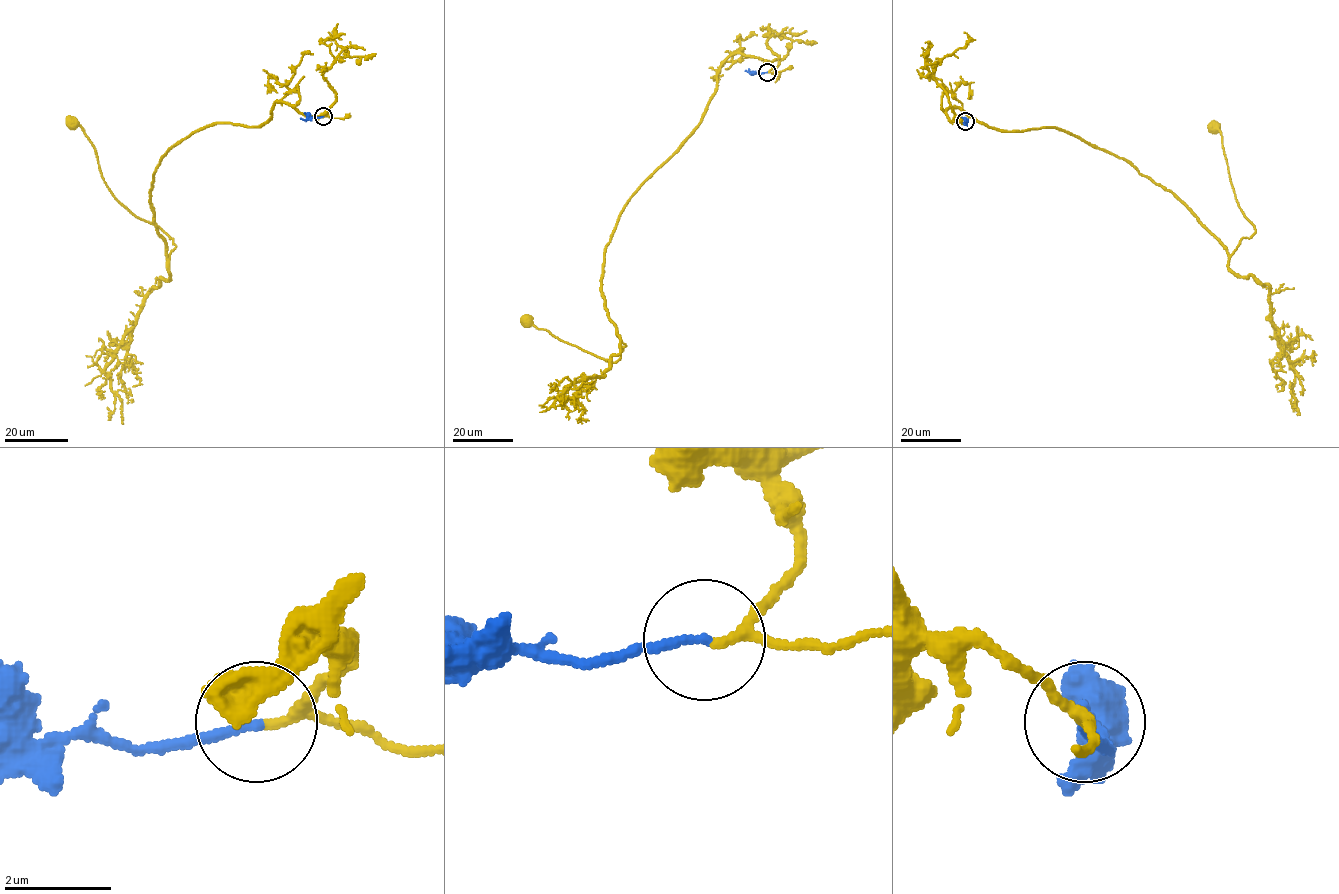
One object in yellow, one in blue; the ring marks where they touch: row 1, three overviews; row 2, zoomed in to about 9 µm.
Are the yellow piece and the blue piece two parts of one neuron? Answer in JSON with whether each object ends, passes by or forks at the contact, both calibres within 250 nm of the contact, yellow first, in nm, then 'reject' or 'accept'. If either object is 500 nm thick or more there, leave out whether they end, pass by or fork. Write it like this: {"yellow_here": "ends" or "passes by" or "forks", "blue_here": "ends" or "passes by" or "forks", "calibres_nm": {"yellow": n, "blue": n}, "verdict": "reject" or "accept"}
{"yellow_here": "passes by", "blue_here": "ends", "calibres_nm": {"yellow": 150, "blue": 160}, "verdict": "accept"}

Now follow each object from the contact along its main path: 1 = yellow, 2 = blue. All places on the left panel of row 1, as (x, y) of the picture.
1: (323, 116), (276, 102), (261, 126), (173, 146), (150, 193), (168, 258), (72, 122)
2: (323, 116), (300, 118)

